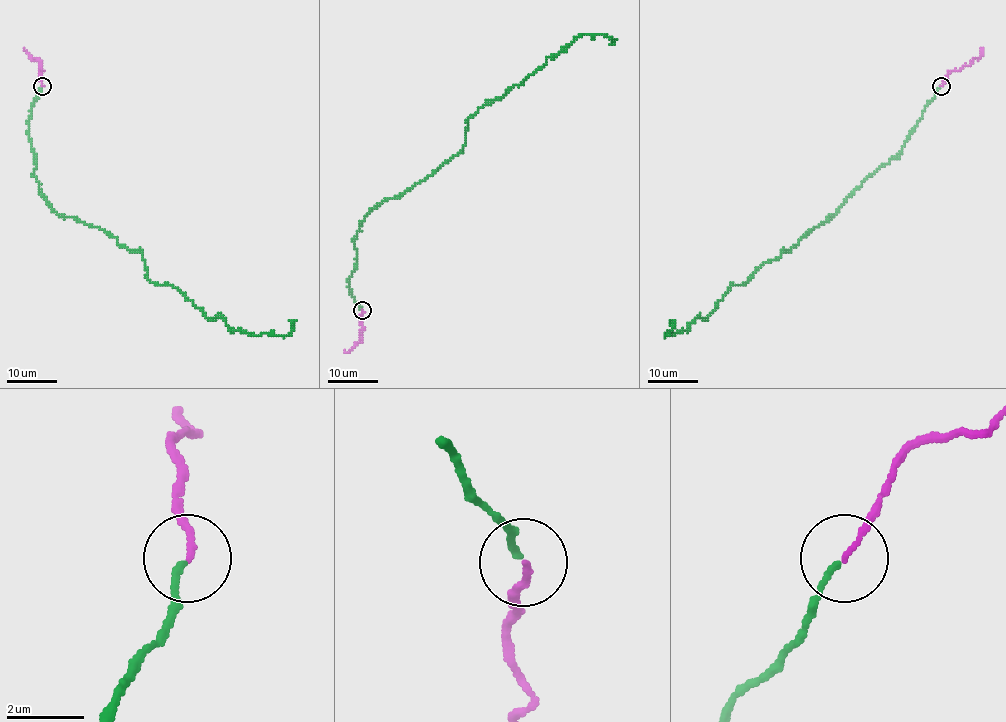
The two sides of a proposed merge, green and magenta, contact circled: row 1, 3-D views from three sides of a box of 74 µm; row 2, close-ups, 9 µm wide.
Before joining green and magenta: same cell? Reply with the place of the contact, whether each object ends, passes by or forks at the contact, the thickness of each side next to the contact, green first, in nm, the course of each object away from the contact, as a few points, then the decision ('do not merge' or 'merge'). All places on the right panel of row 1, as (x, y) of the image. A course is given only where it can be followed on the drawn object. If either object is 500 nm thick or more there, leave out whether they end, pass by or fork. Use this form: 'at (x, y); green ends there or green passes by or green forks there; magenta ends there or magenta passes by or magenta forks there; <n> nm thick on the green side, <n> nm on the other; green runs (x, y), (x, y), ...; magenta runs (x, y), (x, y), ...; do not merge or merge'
at (941, 86); green ends there; magenta ends there; 160 nm thick on the green side, 140 nm on the other; green runs (940, 86), (899, 153), (833, 216), (731, 287), (706, 318), (664, 336), (670, 332), (669, 320); magenta runs (940, 86), (950, 71), (959, 70), (973, 58), (977, 60), (981, 48); merge

